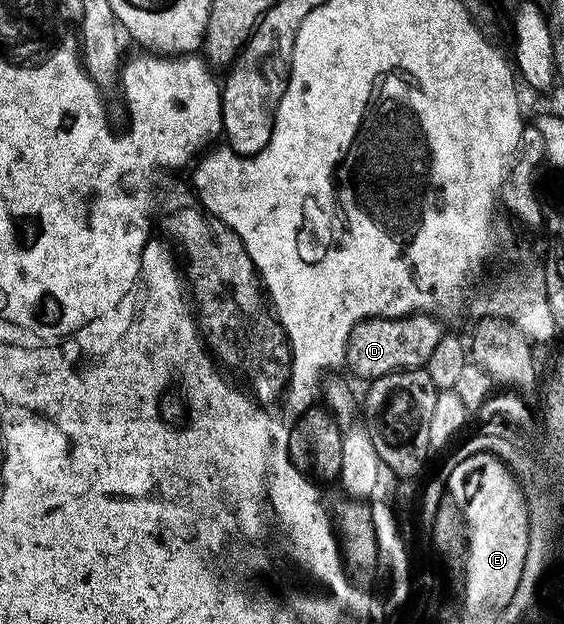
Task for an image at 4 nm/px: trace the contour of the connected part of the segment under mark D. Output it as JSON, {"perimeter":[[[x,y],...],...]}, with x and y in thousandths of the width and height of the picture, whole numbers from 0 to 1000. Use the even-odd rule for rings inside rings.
{"perimeter":[[[730,503],[723,510],[656,510],[651,516],[640,516],[624,532],[624,538],[613,543],[613,587],[635,606],[663,615],[668,606],[704,603],[713,593],[739,596],[741,591],[761,588],[766,577],[766,564],[780,553],[787,534],[775,508],[761,503]]]}

